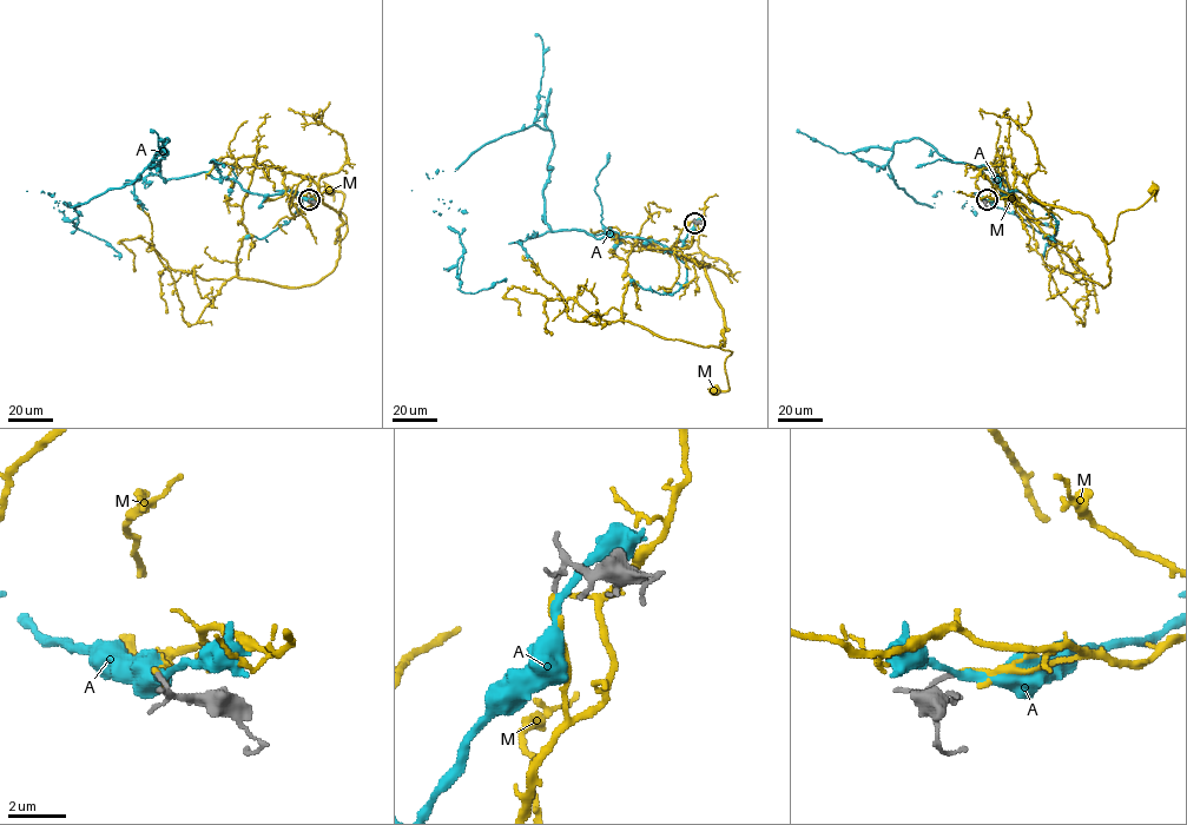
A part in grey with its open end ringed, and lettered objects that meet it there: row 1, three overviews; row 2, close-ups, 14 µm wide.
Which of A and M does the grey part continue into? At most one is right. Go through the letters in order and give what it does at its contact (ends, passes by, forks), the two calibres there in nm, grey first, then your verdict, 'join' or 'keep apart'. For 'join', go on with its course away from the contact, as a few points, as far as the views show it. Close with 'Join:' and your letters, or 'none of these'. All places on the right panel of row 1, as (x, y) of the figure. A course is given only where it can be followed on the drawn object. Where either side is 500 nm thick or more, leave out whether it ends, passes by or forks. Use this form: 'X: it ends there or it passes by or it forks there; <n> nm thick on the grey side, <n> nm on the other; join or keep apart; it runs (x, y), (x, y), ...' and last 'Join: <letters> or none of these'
A: it passes by; 120 nm thick on the grey side, 260 nm on the other; keep apart
M: it ends there; 120 nm thick on the grey side, 160 nm on the other; join; it runs (987, 199), (1011, 197), (1019, 173), (1043, 203), (1085, 213), (1108, 243), (1118, 217), (1142, 205), (1154, 191)
Join: M

